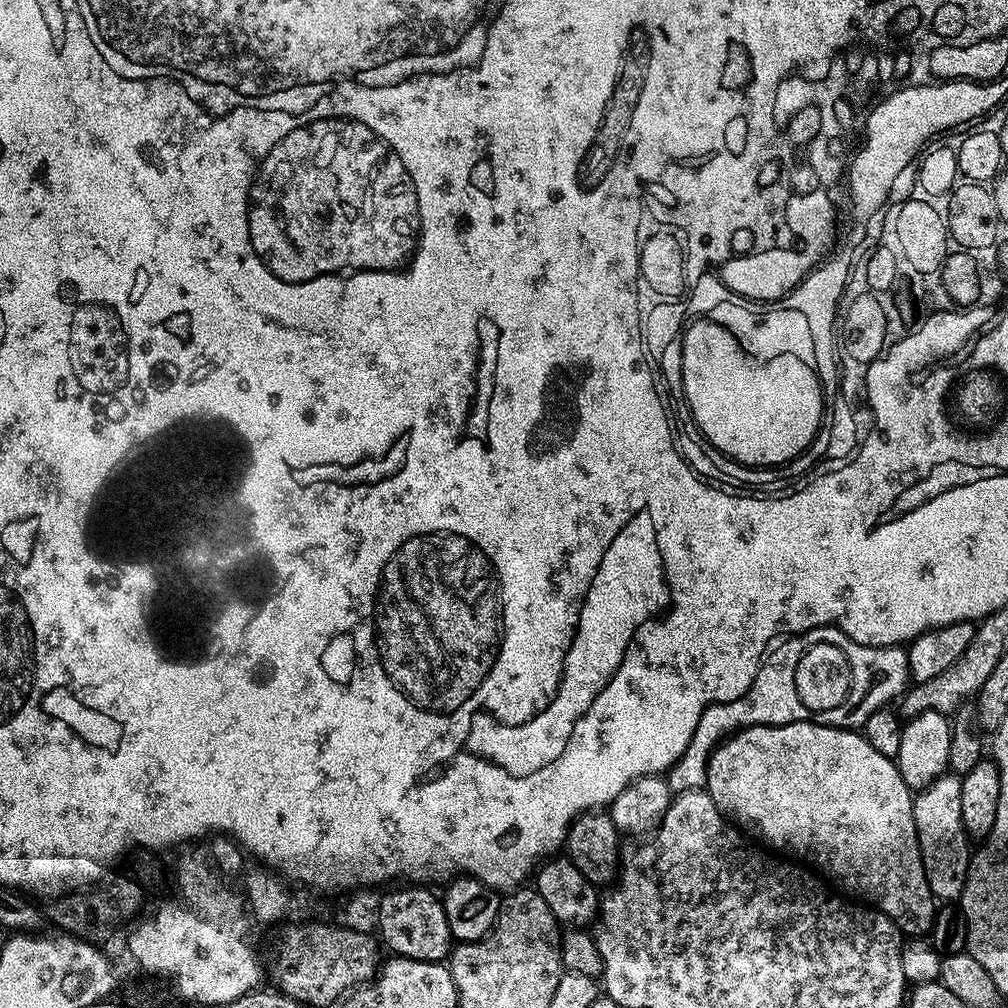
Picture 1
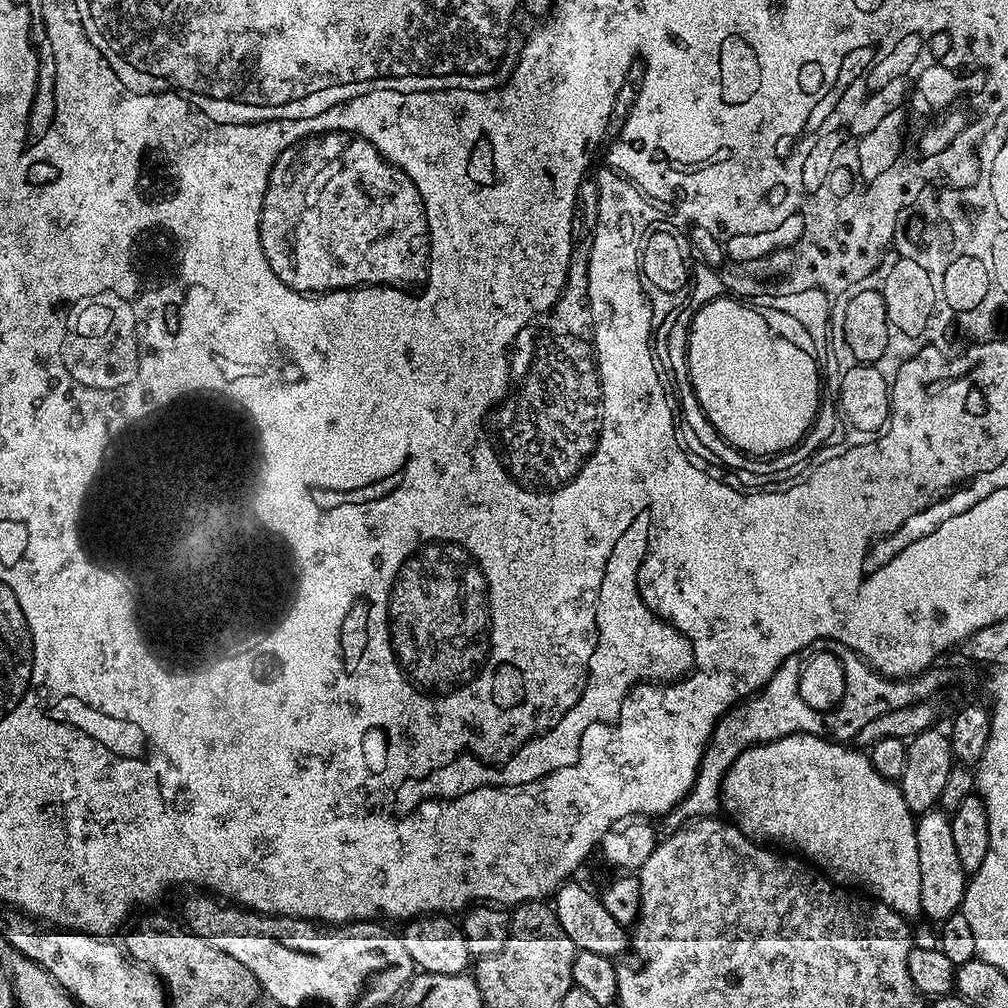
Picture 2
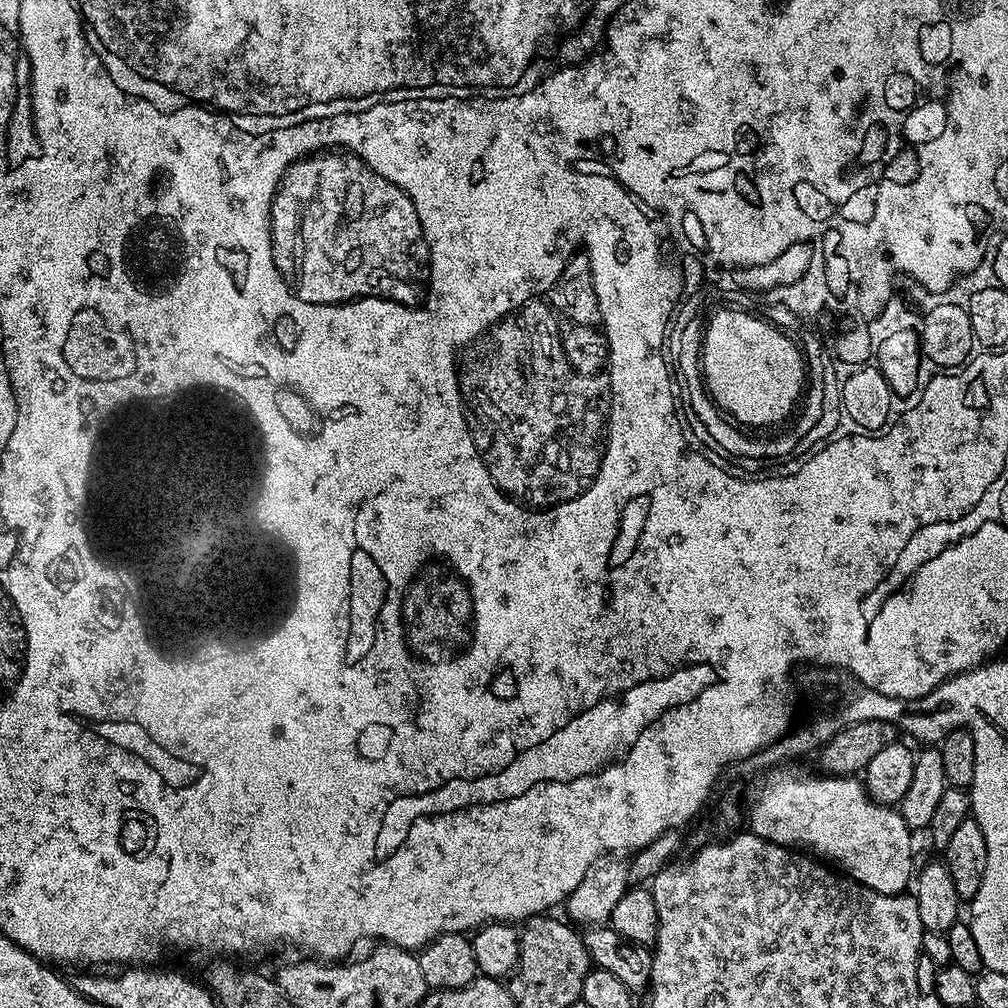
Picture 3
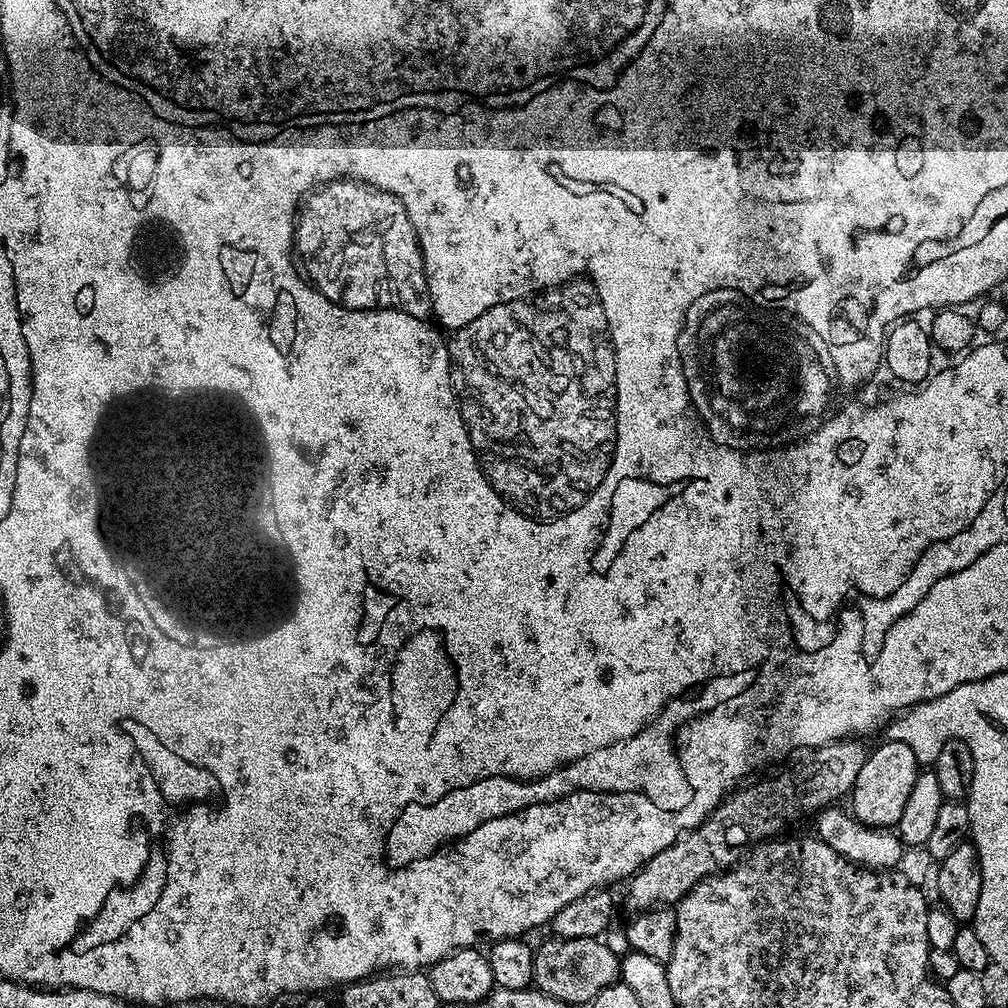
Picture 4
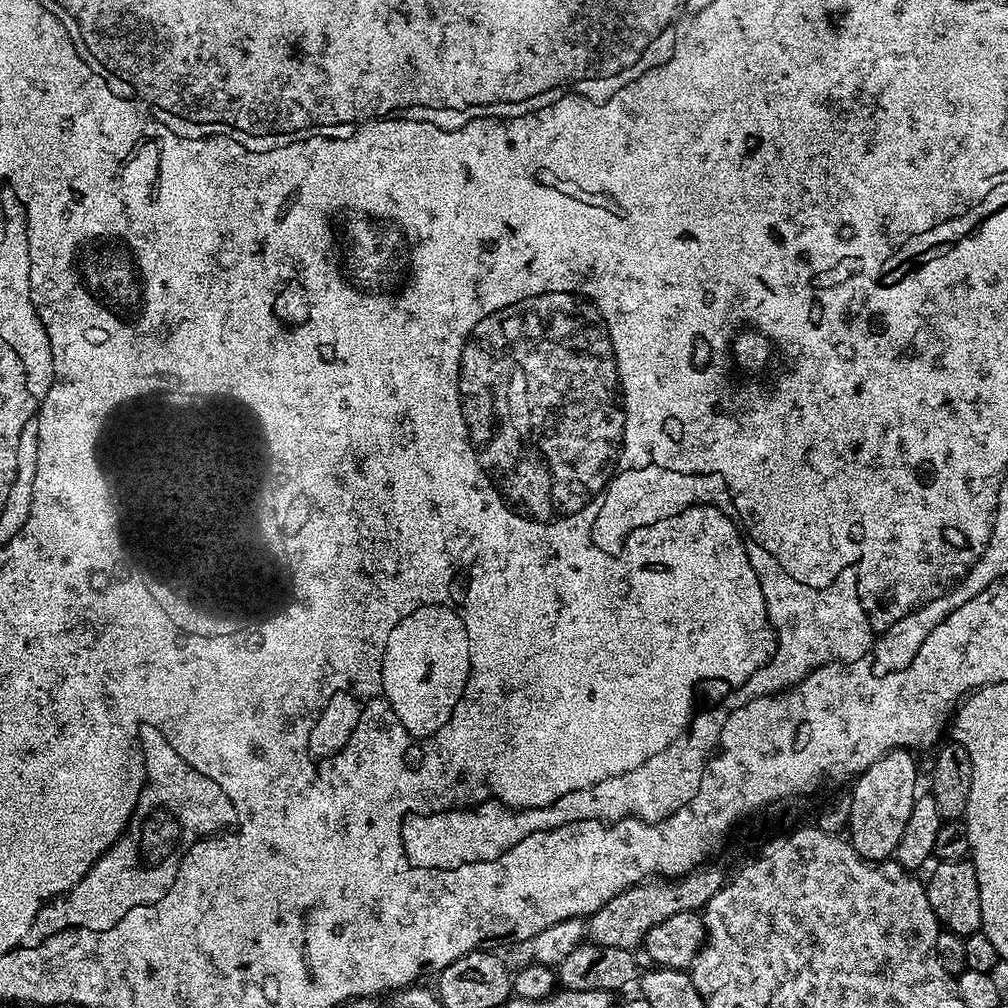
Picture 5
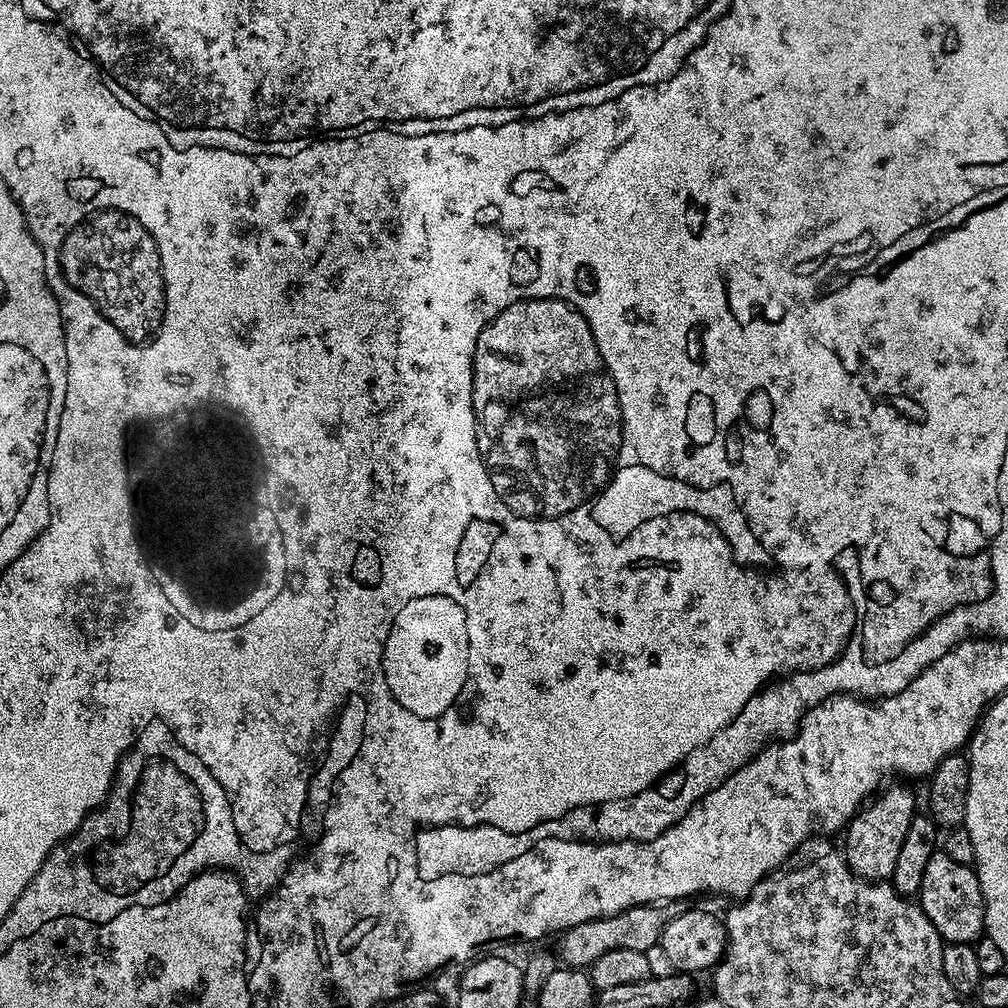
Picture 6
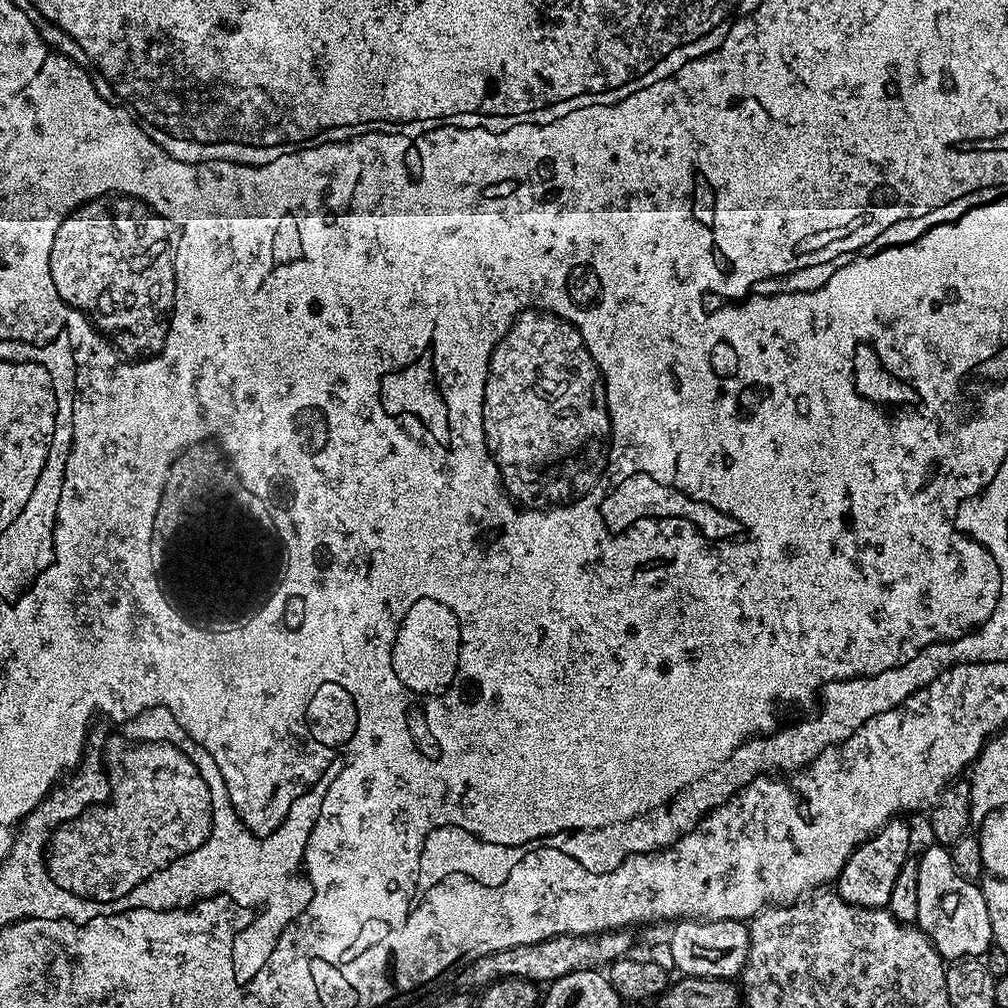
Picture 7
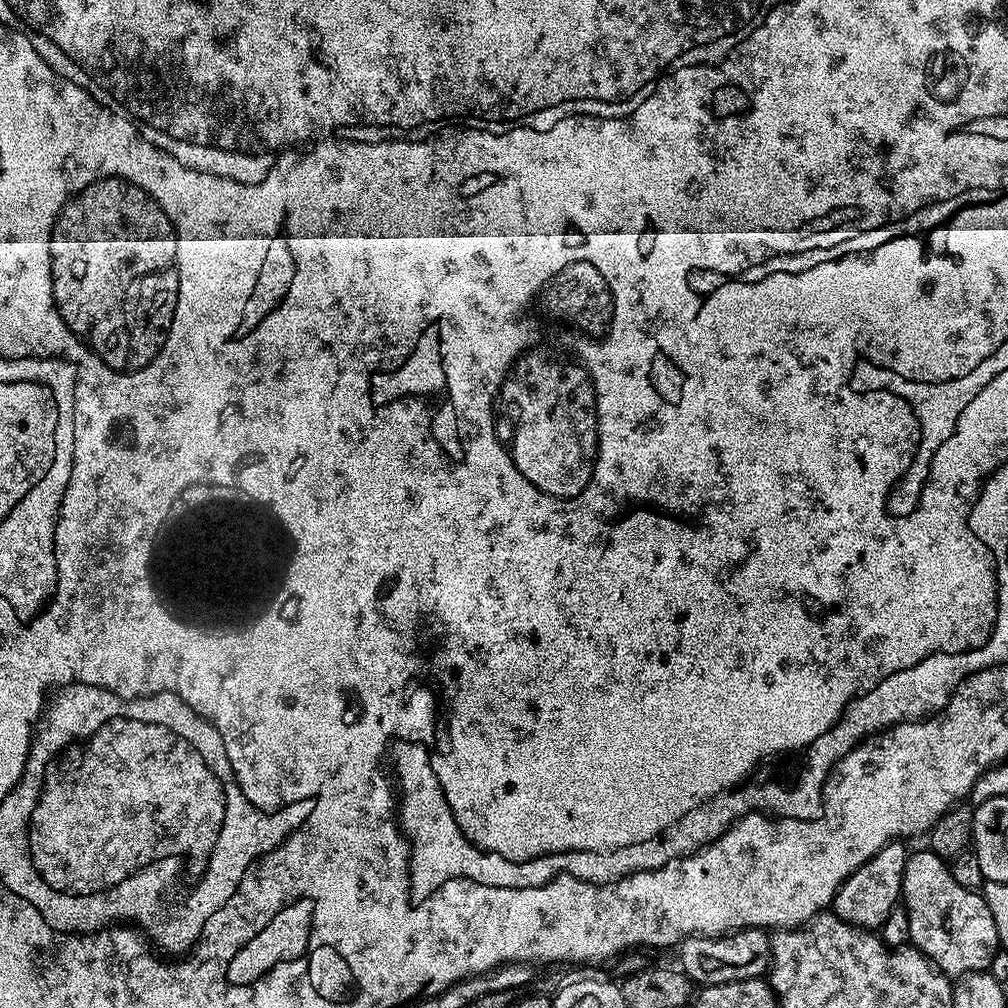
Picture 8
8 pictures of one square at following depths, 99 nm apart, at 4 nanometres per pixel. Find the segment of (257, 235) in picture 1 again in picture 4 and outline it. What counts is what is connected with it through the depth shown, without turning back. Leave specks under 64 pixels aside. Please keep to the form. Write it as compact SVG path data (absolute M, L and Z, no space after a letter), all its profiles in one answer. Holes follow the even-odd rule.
M347 178L331 180L329 184L321 184L303 197L294 225L294 252L302 265L302 272L307 283L315 291L324 295L327 300L334 302L338 306L349 308L350 310L362 310L363 312L367 308L391 308L394 312L406 312L409 316L419 320L428 319L432 311L432 299L428 293L428 281L424 278L424 255L420 249L414 226L406 214L406 206L402 206L402 202L397 196L381 188L375 188L373 184L366 184L363 180L350 180Z

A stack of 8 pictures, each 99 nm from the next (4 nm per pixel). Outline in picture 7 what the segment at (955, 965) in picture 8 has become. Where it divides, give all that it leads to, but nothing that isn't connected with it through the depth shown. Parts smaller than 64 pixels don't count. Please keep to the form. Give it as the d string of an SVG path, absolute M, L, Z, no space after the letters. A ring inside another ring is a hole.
M935 842L929 843L929 848L921 856L918 856L918 914L915 927L930 938L930 942L943 956L945 961L961 960L967 956L983 957L988 949L993 947L992 923L990 922L990 910L986 910L986 898L980 891L979 883L962 878L952 861L952 853L945 845Z

